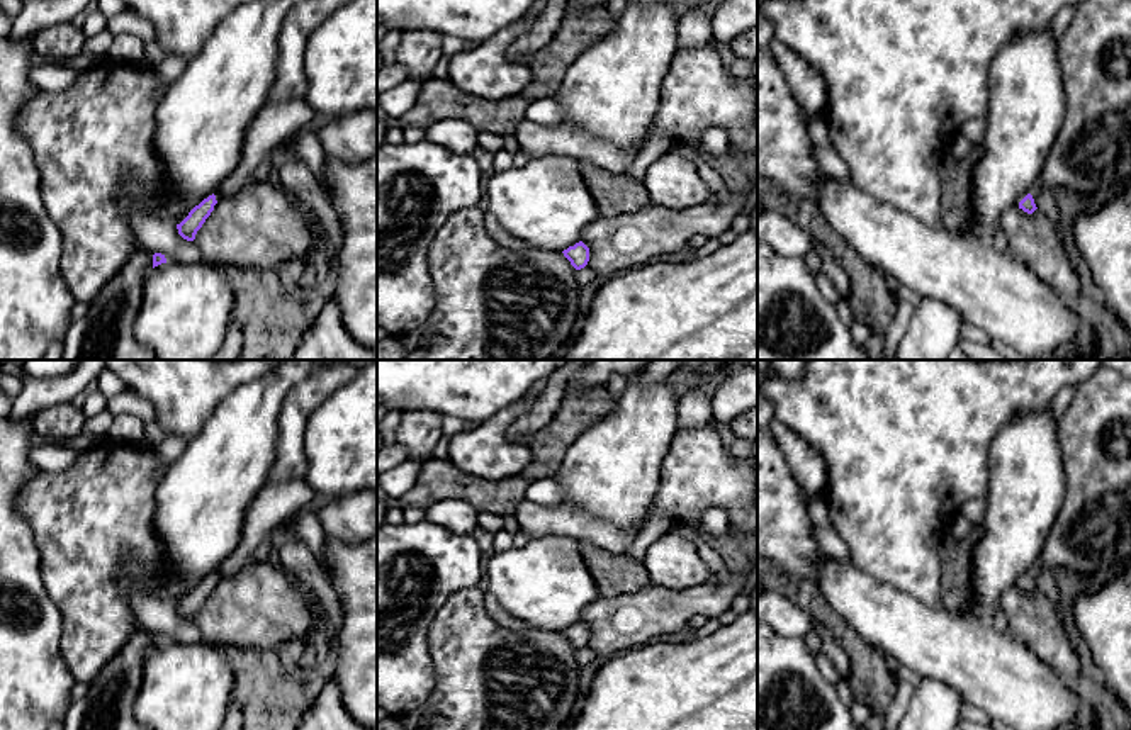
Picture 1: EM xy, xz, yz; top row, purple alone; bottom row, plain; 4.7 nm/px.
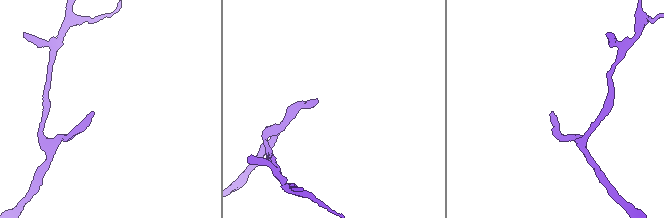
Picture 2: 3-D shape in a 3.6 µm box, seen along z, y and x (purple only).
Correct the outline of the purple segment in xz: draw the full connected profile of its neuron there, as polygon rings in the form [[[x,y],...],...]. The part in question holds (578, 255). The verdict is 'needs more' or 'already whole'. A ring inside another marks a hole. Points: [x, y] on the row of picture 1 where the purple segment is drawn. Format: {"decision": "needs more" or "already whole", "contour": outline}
{"decision": "already whole", "contour": [[[582,241],[569,246],[562,253],[576,270],[584,268],[589,261],[589,248]]]}

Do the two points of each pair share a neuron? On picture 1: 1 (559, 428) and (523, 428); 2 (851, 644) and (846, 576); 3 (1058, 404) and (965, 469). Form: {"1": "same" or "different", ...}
{"1": "different", "2": "different", "3": "different"}

